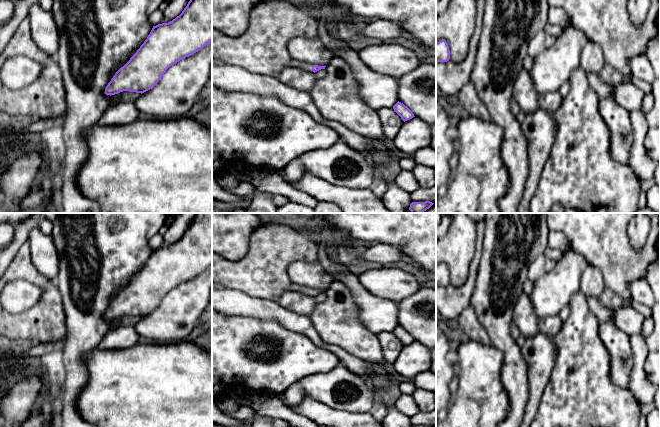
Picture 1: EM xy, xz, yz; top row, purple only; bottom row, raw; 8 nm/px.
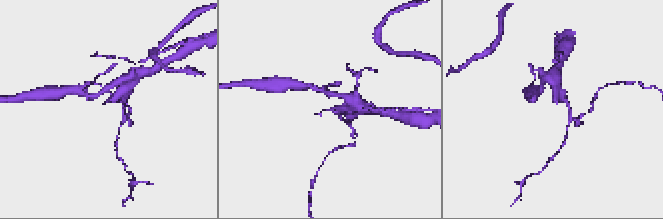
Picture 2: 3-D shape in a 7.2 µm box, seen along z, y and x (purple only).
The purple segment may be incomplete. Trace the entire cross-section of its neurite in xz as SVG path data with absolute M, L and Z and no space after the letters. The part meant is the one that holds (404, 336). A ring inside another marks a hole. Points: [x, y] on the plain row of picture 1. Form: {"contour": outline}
{"contour": "M399 325L393 330L393 333L404 346L415 341L412 335Z"}

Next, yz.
{"contour": "M441 264L436 267L436 287L447 286L450 283L450 274L447 266Z"}

